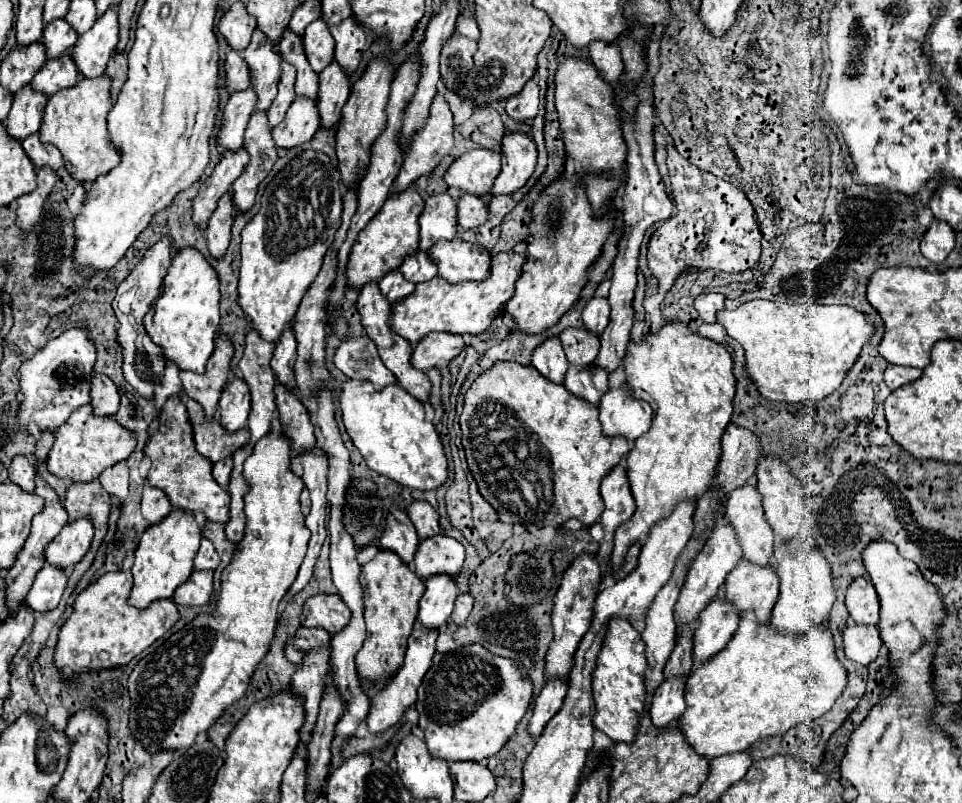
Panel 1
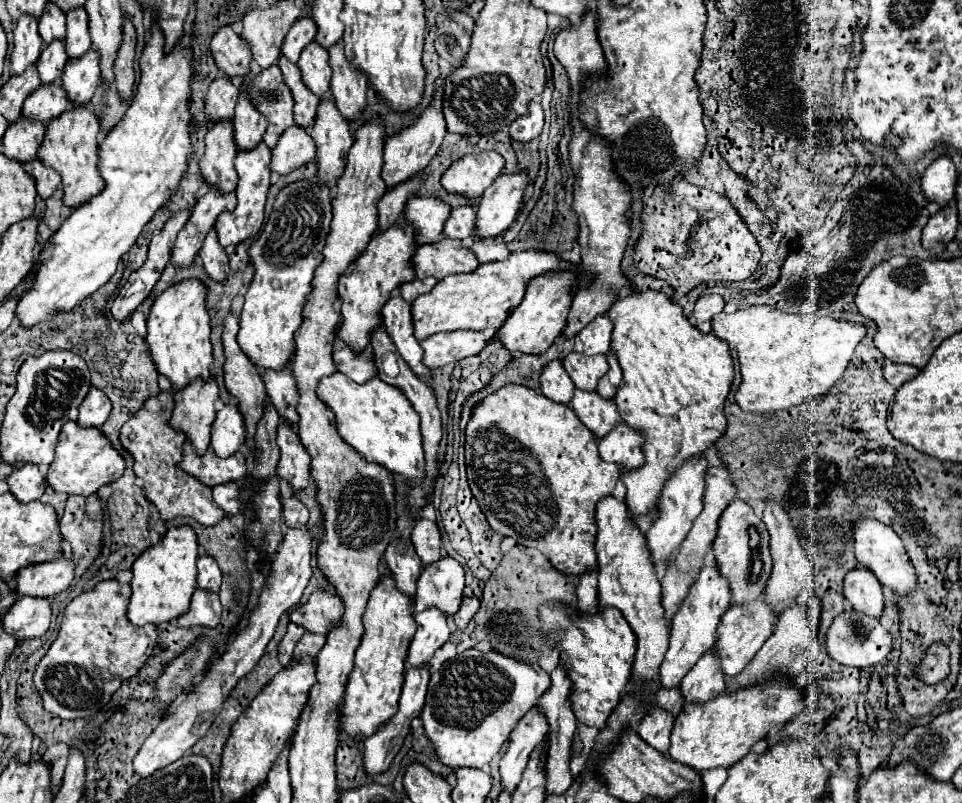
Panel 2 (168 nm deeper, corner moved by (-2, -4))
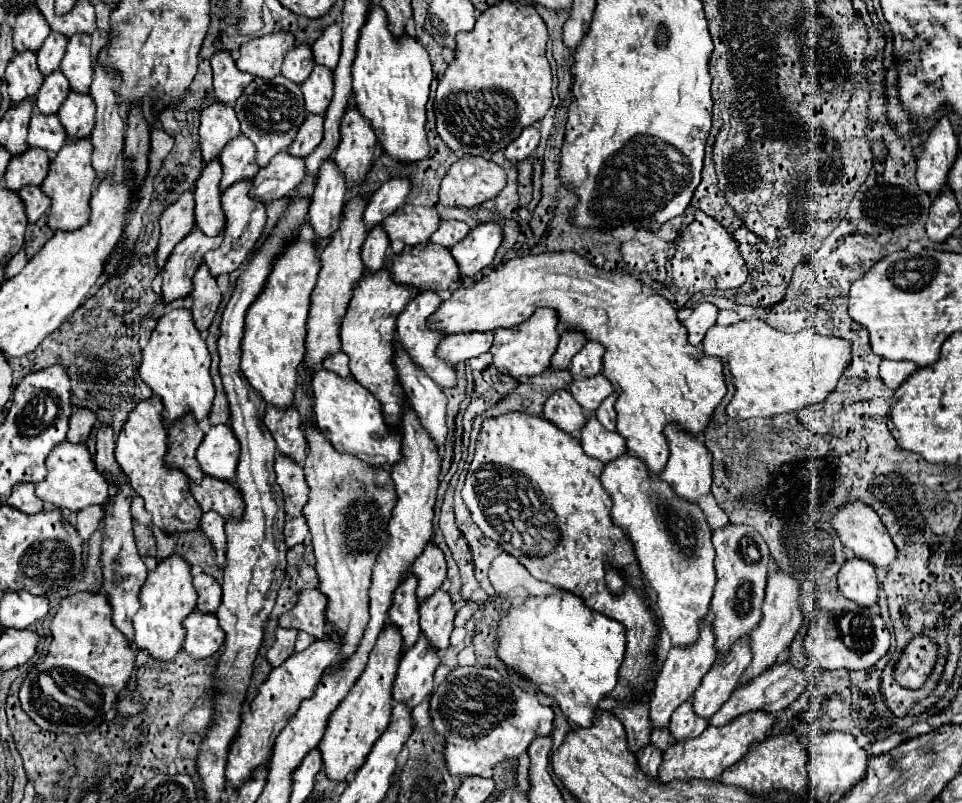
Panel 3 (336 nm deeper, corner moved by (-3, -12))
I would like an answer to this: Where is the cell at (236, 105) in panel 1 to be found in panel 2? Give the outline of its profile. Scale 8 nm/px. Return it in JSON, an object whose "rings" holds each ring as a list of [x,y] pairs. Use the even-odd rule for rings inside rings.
{"rings":[[[213,124],[205,134],[205,154],[199,160],[201,178],[209,186],[217,186],[221,194],[235,190],[237,172],[233,172],[233,160],[237,146],[233,144],[233,124]]]}

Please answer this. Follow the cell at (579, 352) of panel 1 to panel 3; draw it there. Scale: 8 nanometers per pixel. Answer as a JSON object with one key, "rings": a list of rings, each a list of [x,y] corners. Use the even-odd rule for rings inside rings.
{"rings":[[[598,374],[598,376],[590,376],[586,380],[572,380],[568,390],[572,392],[572,396],[576,398],[576,402],[584,408],[584,410],[596,410],[600,406],[600,402],[610,396],[614,392],[612,384],[606,380],[606,376]]]}

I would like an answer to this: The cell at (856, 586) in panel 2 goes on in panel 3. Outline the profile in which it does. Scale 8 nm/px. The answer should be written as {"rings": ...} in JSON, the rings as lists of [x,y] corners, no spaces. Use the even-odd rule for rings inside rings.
{"rings":[[[852,558],[842,566],[842,570],[838,572],[838,588],[848,600],[854,600],[856,604],[868,608],[872,604],[878,604],[876,570],[864,560]]]}

